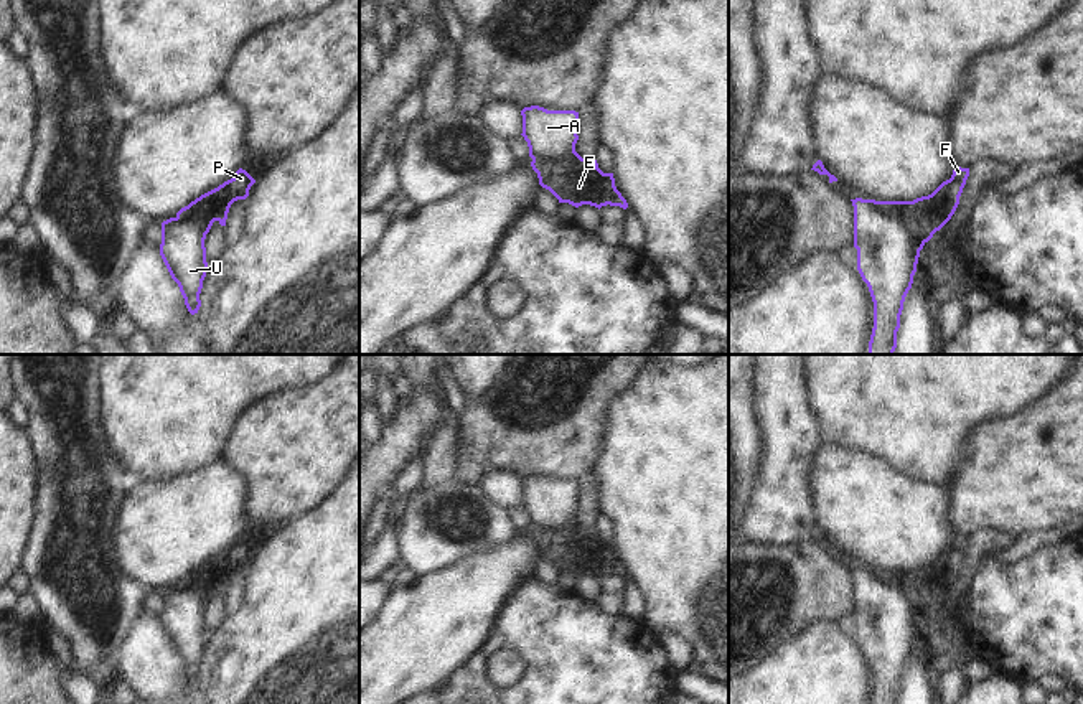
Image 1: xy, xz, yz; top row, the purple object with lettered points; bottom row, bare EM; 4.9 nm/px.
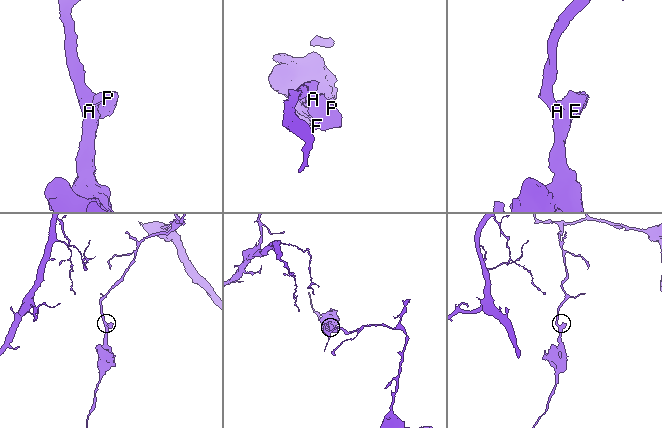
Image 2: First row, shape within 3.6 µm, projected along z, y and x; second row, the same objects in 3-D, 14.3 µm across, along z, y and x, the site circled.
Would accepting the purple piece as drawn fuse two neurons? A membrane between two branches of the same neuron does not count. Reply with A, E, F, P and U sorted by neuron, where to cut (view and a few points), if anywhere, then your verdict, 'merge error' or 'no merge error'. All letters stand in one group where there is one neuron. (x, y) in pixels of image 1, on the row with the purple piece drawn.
A U / E F P | yz (871, 200), (884, 213), (894, 216), (920, 249) | merge error

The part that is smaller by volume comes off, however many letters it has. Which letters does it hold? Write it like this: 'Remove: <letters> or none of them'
Remove: E, F, P.

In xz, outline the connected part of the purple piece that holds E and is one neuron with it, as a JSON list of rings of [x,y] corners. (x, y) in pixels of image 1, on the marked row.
[[[575,147],[562,158],[541,162],[532,158],[532,170],[537,173],[539,185],[549,190],[559,203],[575,208],[590,204],[628,208],[626,199],[615,186],[613,173],[598,168],[595,155],[582,158]]]

